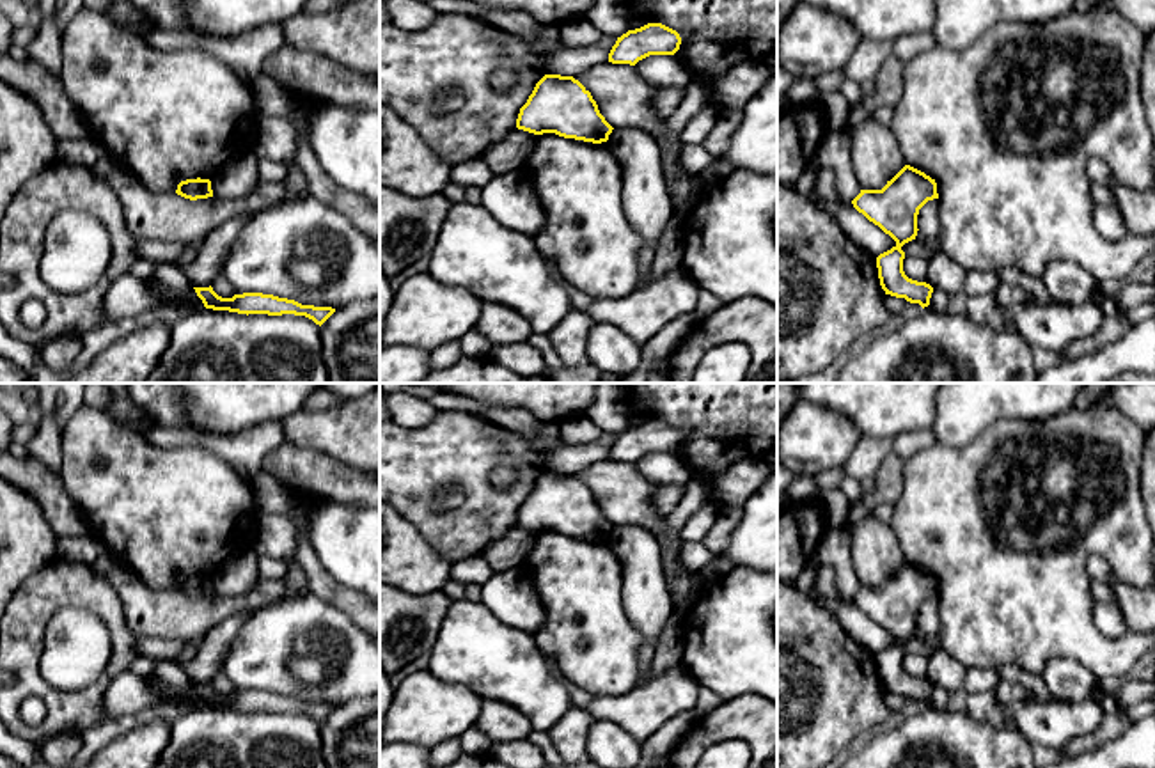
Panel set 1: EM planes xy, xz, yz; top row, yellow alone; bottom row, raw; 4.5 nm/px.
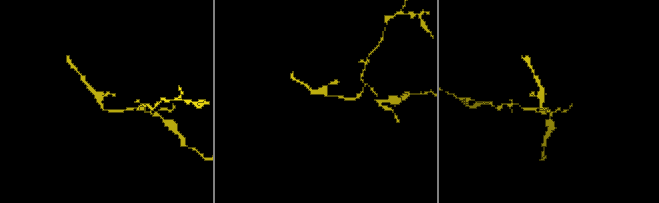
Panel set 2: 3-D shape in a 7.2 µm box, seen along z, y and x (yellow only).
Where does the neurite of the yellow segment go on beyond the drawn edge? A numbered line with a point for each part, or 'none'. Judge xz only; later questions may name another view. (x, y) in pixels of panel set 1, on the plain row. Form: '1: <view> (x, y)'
none

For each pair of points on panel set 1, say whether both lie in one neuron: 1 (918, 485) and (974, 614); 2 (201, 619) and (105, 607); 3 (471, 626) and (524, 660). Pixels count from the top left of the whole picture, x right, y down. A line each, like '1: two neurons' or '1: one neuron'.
1: one neuron
2: two neurons
3: one neuron

